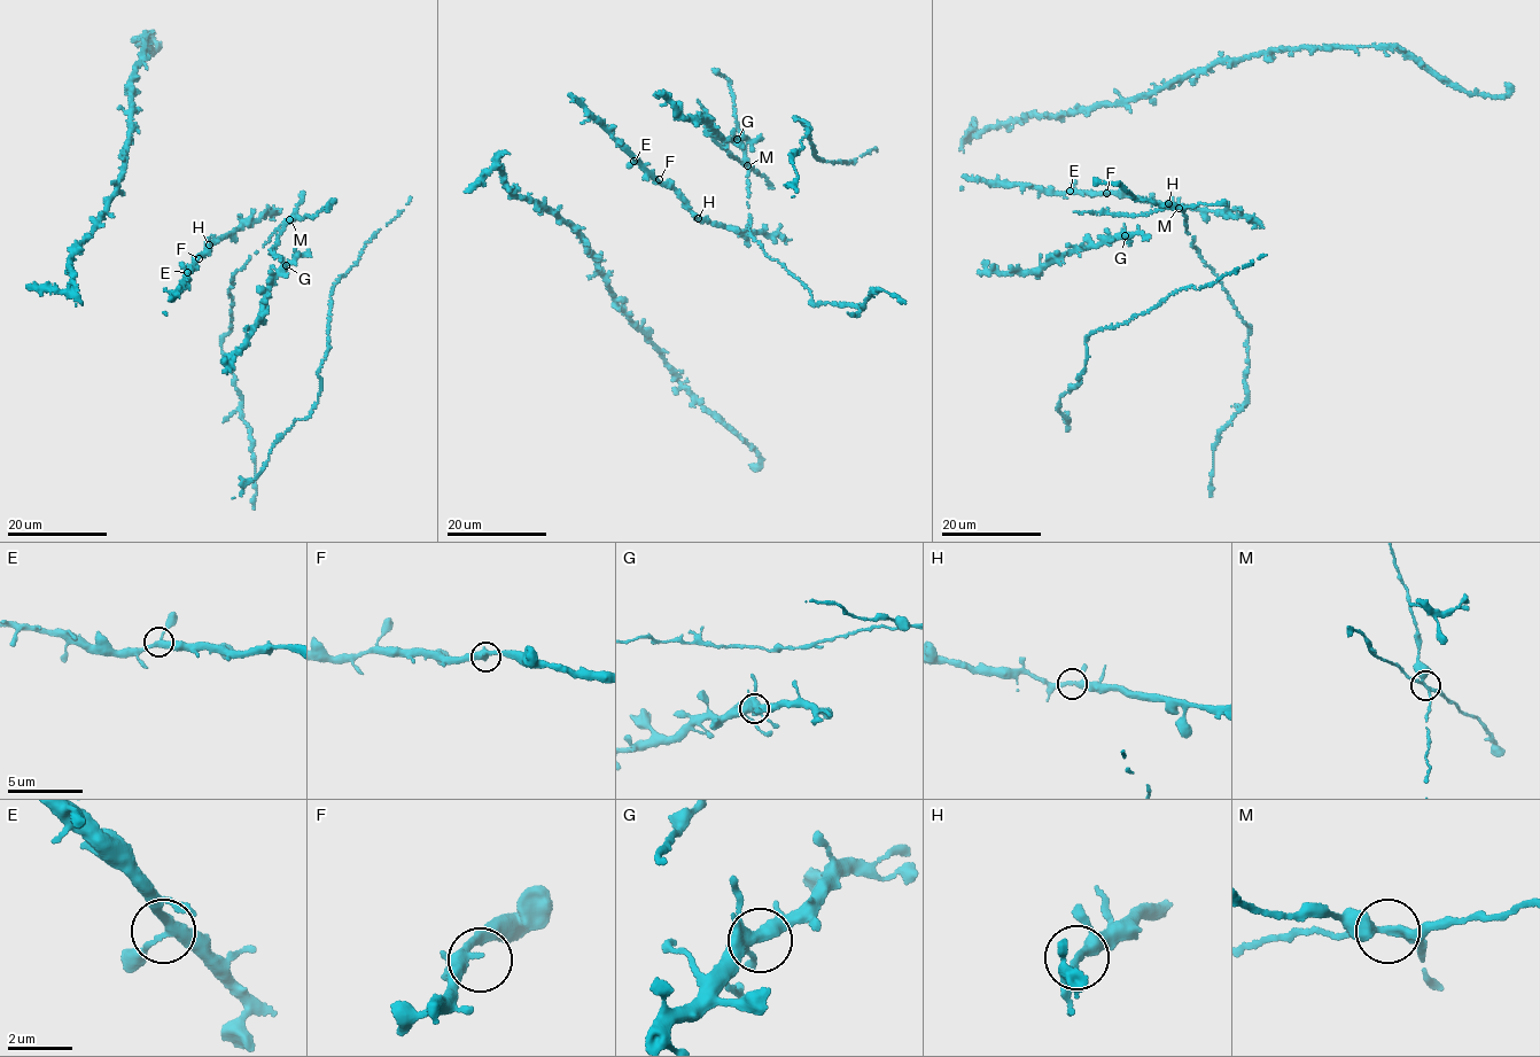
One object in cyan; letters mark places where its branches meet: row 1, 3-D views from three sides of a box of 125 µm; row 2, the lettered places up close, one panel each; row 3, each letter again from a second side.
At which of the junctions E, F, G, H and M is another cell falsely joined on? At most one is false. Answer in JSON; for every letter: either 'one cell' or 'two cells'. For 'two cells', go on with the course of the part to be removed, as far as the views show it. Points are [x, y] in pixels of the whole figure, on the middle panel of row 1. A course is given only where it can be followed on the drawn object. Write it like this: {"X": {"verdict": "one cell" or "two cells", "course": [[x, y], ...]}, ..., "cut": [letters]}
{"E": {"verdict": "one cell"}, "F": {"verdict": "one cell"}, "G": {"verdict": "one cell"}, "H": {"verdict": "one cell"}, "M": {"verdict": "two cells", "course": [[747, 165], [715, 139], [698, 99]]}, "cut": ["M"]}

